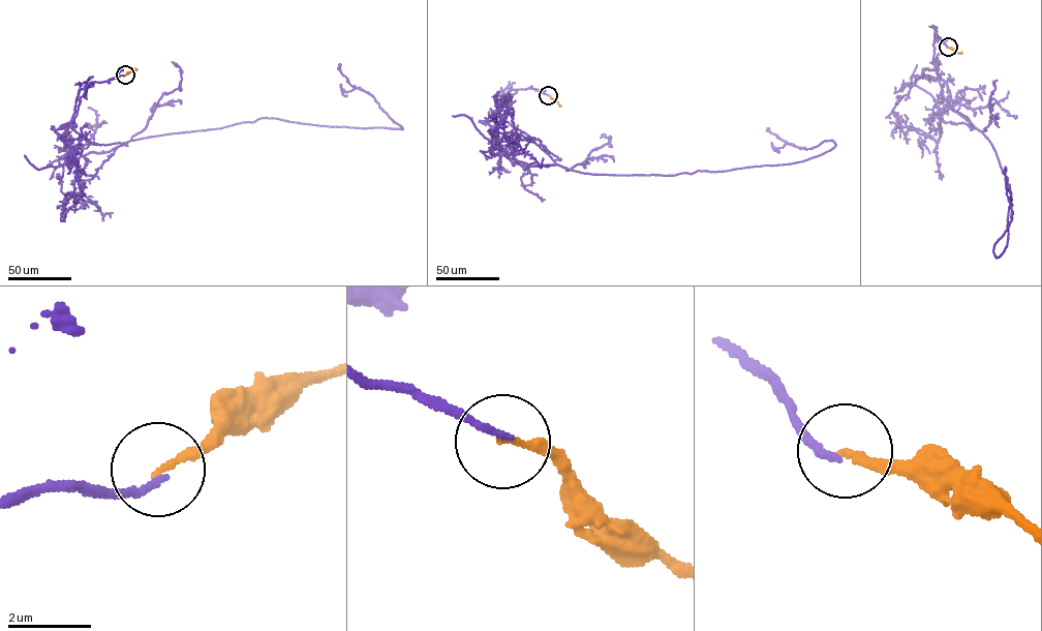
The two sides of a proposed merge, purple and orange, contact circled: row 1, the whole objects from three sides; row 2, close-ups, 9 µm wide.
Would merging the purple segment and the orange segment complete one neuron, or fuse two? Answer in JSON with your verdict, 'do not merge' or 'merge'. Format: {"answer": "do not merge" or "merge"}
{"answer": "merge"}

